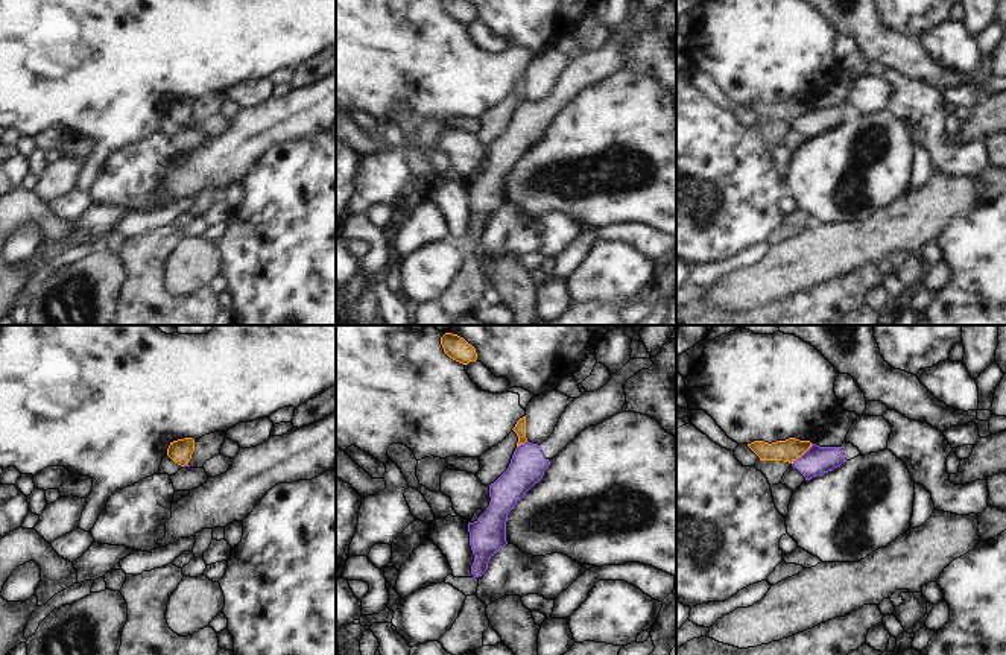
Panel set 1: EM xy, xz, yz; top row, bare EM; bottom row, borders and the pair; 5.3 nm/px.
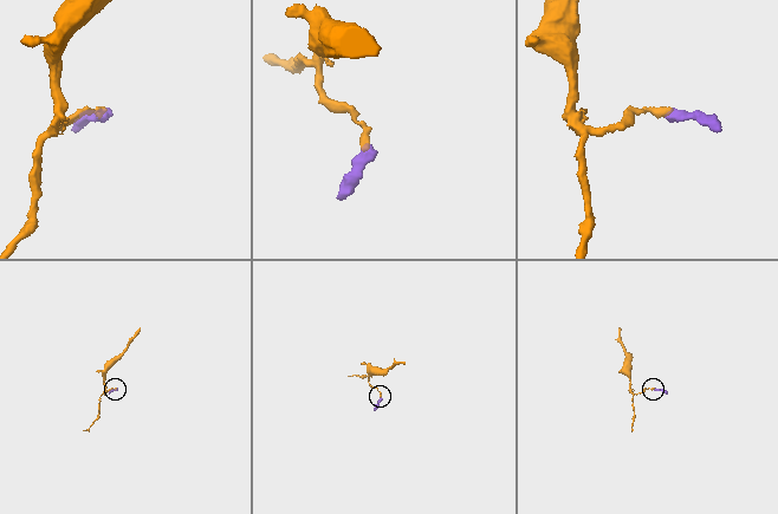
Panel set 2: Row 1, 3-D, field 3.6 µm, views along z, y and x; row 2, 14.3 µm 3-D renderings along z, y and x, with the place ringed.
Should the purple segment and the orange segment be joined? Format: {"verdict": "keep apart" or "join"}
{"verdict": "keep apart"}

